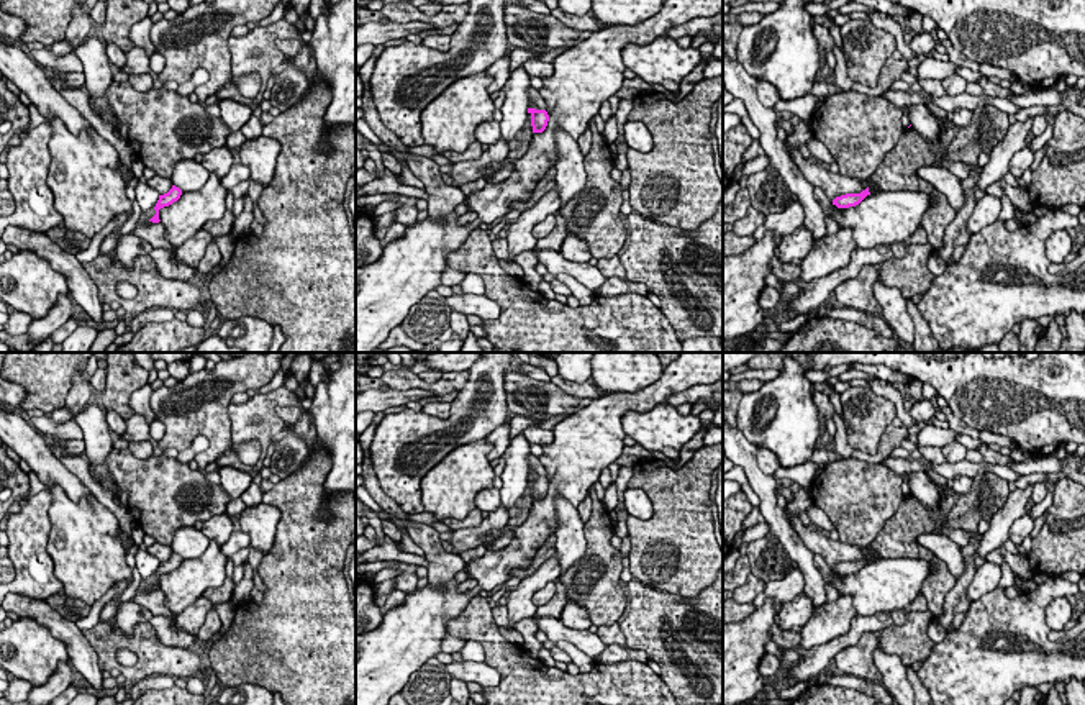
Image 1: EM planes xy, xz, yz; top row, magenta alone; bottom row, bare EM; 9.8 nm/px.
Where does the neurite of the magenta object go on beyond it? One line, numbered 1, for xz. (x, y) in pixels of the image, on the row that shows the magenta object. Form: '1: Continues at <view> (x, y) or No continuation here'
1: No continuation here

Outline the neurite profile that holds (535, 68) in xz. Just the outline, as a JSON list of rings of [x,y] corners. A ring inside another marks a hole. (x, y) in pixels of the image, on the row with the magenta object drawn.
[[[531,57],[523,64],[524,70],[528,72],[529,77],[539,77],[546,79],[554,74],[554,64],[552,62],[544,62],[538,57]]]

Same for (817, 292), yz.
[[[875,246],[872,249],[856,248],[851,254],[851,261],[846,267],[836,269],[831,274],[813,279],[806,284],[805,292],[793,298],[783,300],[779,308],[780,320],[793,320],[798,315],[806,315],[828,302],[828,297],[834,293],[836,287],[849,279],[856,279],[864,266],[880,266],[887,259],[892,259],[893,252],[890,246]]]

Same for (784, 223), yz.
[[[798,200],[788,202],[788,207],[780,213],[765,215],[765,223],[752,234],[756,241],[760,241],[765,233],[774,234],[774,241],[780,244],[785,236],[792,234],[803,225],[805,212]]]

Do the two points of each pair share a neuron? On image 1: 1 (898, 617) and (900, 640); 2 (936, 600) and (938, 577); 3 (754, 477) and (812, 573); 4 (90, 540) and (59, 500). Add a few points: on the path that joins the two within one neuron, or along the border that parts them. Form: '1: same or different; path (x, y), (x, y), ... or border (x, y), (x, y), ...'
1: different; border (907, 614), (900, 625), (894, 625)
2: same; path (936, 595), (938, 582)
3: same; path (769, 500), (771, 512), (795, 550)
4: same; path (81, 530), (63, 510)

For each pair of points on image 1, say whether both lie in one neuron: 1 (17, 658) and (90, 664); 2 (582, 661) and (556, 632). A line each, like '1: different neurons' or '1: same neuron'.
1: different neurons
2: different neurons

